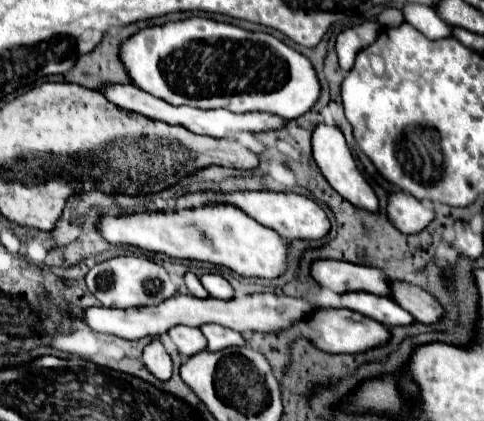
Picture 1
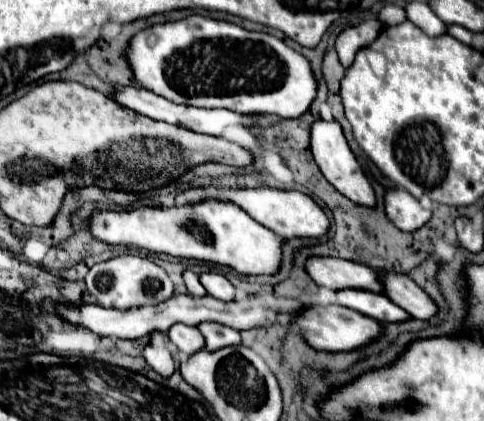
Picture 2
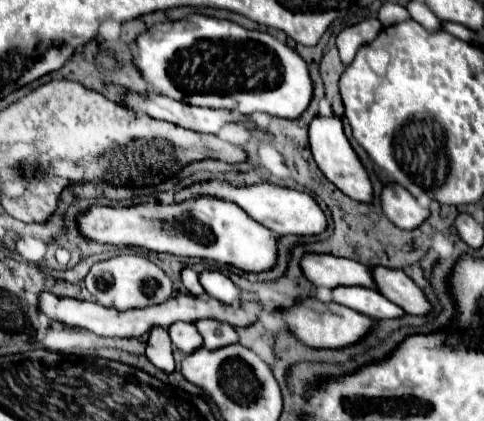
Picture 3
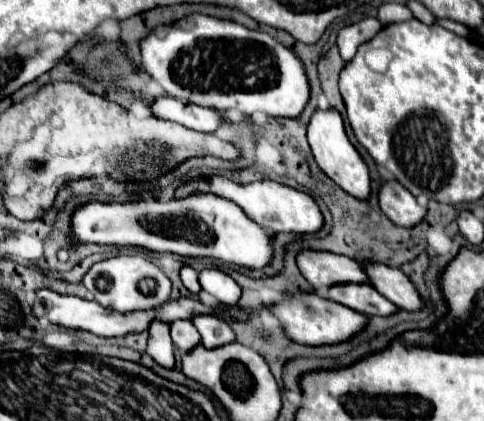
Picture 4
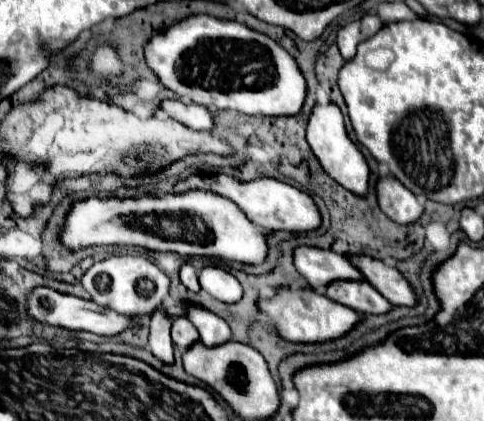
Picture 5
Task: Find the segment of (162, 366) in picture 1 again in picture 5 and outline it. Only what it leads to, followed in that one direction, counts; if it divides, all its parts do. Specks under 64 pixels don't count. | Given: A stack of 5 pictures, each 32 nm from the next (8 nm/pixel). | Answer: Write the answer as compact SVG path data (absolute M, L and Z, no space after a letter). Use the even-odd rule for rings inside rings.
M166 306L158 308L152 314L150 320L150 350L156 358L160 358L166 364L174 362L174 354L172 354L172 338L170 338L170 326L172 326L172 318L168 316L168 312L164 312Z

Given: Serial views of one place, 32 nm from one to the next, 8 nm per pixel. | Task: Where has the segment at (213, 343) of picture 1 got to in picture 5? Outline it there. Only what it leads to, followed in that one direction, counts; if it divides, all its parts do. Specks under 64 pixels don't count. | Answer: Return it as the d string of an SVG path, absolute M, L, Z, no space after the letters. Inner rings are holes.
M186 302L186 304L188 304L188 316L186 318L196 326L200 340L206 346L216 346L216 344L230 340L230 336L228 336L230 328L228 328L224 318L220 318L218 314L214 314L212 310L208 310L200 304L194 304L194 302Z

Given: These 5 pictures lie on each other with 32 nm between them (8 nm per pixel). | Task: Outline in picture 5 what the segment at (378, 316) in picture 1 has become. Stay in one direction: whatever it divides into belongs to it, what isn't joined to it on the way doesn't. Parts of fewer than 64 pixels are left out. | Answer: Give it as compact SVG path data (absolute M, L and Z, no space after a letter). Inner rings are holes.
M334 280L326 288L326 296L360 314L384 314L392 308L366 280Z

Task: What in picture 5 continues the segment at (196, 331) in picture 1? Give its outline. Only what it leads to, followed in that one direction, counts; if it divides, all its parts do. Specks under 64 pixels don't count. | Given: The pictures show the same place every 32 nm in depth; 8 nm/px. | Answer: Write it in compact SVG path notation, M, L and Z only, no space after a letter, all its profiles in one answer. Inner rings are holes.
M178 316L172 324L172 340L178 348L186 350L188 346L192 346L198 340L198 332L192 326L192 322L186 316Z

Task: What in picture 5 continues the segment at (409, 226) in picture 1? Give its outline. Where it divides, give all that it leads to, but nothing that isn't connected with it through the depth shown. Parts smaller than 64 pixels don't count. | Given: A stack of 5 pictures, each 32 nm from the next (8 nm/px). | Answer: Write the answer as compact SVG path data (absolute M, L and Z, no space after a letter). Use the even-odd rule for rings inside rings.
M380 176L376 184L376 196L382 212L398 224L410 224L418 220L424 206L418 202L416 194L400 184L394 176Z

